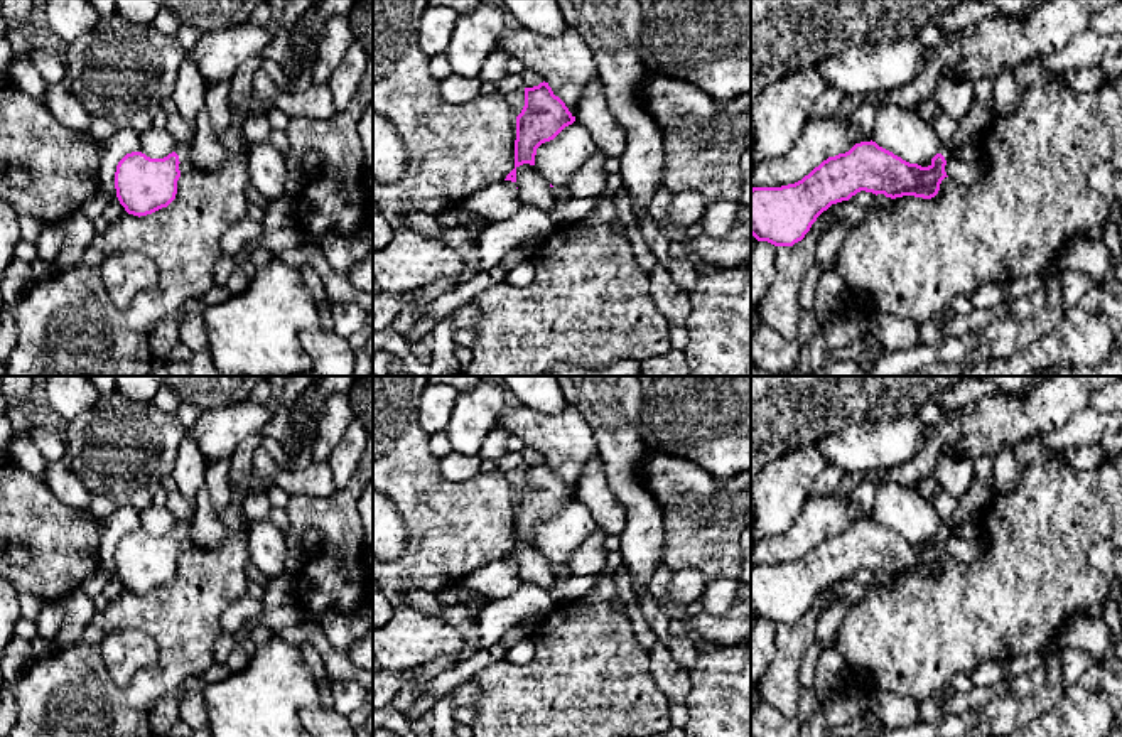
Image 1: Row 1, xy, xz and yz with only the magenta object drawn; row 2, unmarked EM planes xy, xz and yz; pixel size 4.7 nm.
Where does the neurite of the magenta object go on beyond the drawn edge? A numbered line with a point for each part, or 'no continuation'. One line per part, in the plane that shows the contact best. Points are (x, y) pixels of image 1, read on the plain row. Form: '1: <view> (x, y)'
1: xy (183, 506)

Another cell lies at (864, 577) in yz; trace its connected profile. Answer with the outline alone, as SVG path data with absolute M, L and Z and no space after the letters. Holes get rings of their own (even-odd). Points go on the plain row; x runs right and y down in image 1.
M860 568L855 573L850 575L850 578L854 582L857 582L859 585L862 585L864 589L874 587L874 585L891 585L894 584L894 577L886 575L886 577L879 577L876 572L872 570L866 570Z

